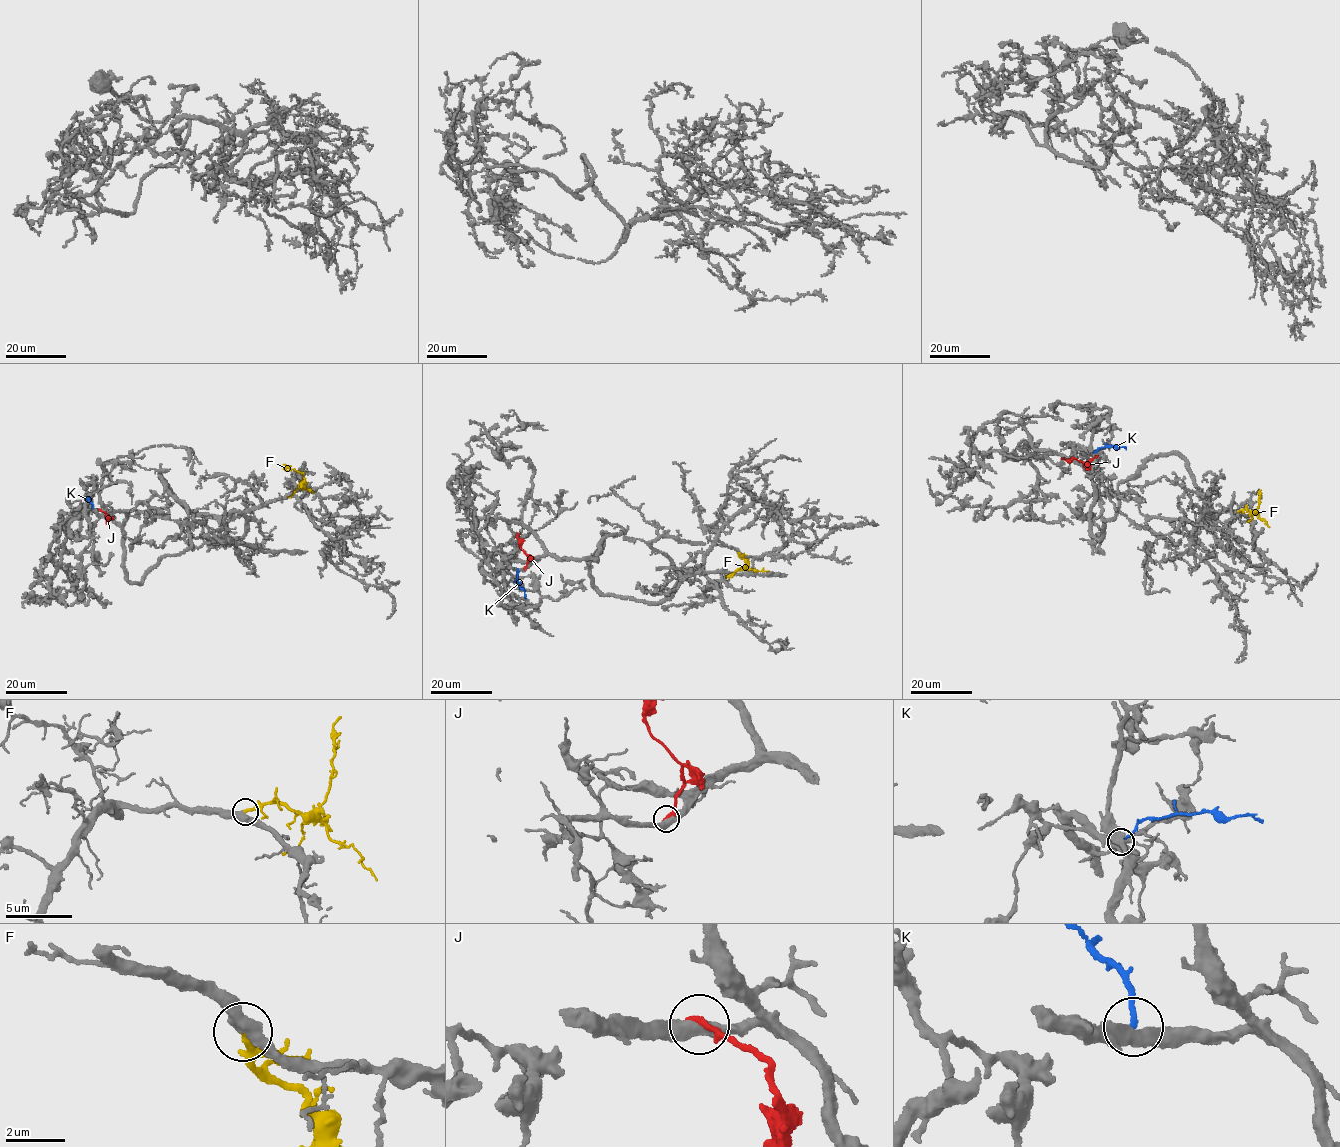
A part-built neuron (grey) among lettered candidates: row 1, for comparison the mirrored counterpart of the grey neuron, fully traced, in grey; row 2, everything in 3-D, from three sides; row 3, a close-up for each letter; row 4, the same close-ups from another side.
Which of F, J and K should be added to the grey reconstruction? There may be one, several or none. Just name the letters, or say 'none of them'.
F

